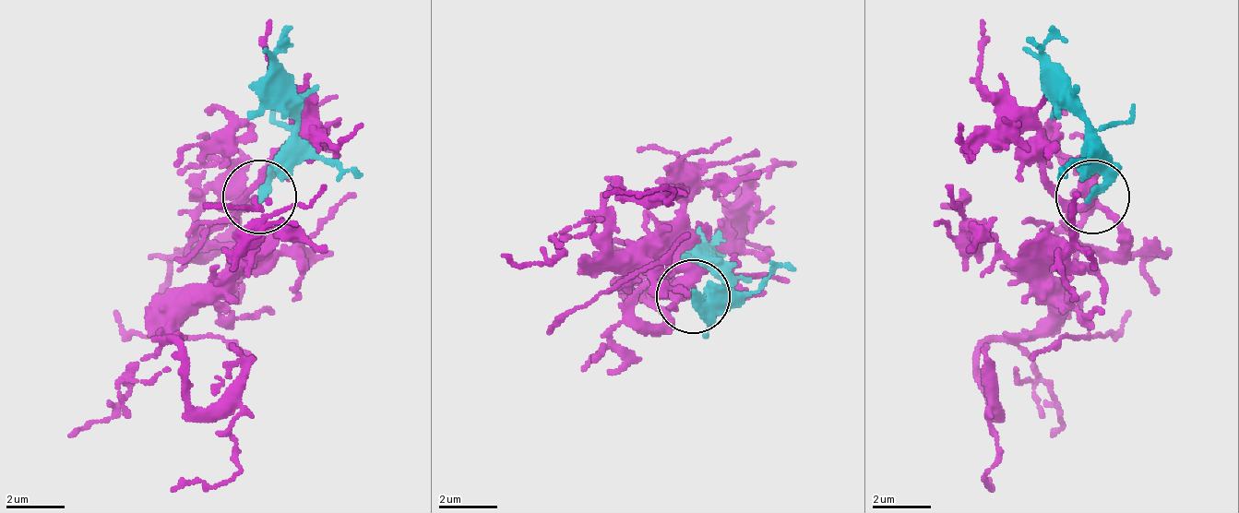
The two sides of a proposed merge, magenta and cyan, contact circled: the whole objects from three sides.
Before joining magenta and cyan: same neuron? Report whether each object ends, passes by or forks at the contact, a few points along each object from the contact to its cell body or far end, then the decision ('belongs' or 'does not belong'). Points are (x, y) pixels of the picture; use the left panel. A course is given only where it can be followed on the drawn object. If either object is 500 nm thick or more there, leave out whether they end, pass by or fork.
magenta passes by | cyan ends | magenta via (254, 195), (217, 232), (224, 268), (180, 313), (172, 342), (239, 468), (224, 483), (172, 490) | cyan via (261, 195), (291, 136), (291, 77), (276, 54), (291, 25) | belongs

